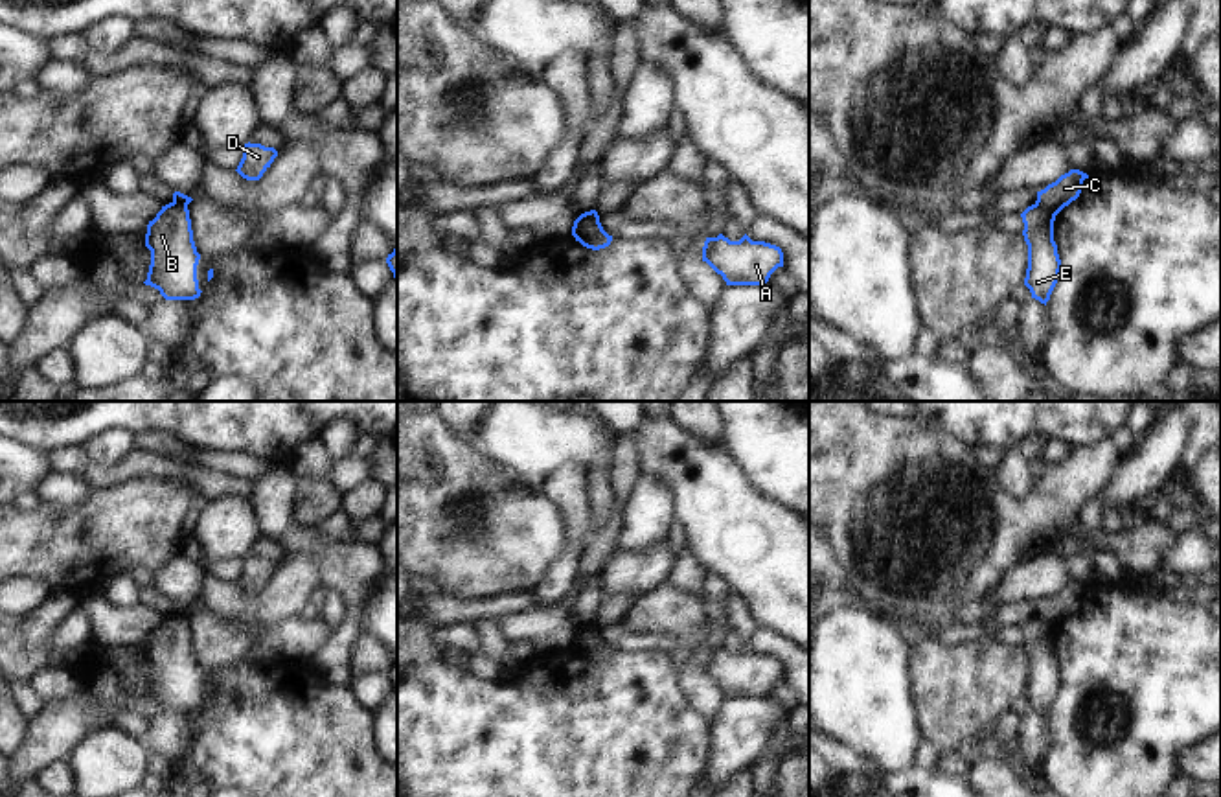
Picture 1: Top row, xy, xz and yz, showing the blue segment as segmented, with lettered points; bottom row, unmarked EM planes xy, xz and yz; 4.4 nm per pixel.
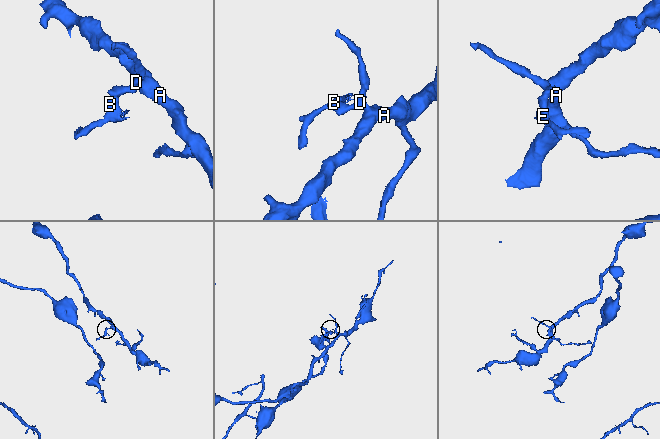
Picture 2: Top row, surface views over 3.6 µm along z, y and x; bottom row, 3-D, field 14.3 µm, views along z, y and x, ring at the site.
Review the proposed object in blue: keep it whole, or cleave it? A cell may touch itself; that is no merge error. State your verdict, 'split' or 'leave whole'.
split

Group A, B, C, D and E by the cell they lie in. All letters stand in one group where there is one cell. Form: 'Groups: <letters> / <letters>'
Groups: A C D / B E

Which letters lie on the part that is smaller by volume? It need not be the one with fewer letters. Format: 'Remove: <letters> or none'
Remove: B, E

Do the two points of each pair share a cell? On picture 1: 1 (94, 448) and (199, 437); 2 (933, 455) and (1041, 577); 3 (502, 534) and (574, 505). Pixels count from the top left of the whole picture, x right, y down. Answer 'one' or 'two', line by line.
1: two
2: two
3: two

